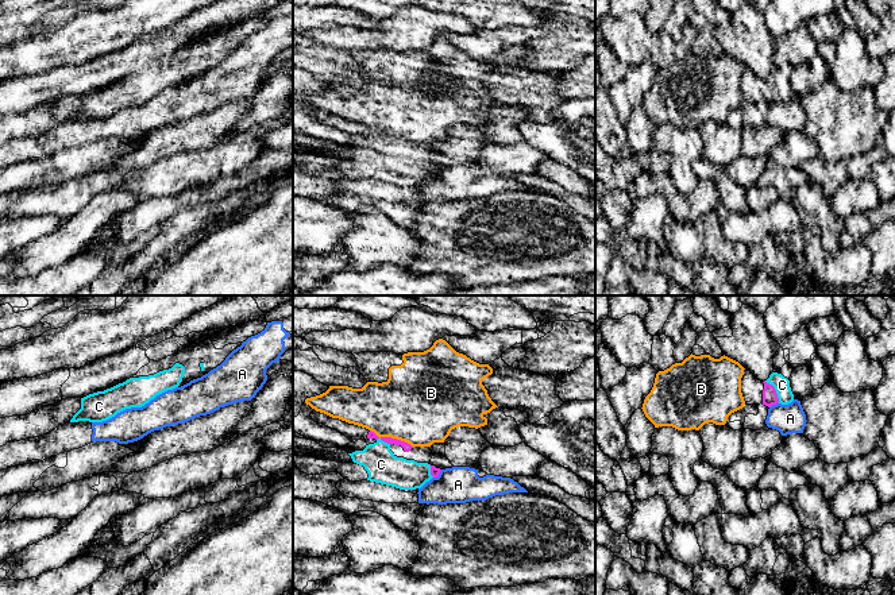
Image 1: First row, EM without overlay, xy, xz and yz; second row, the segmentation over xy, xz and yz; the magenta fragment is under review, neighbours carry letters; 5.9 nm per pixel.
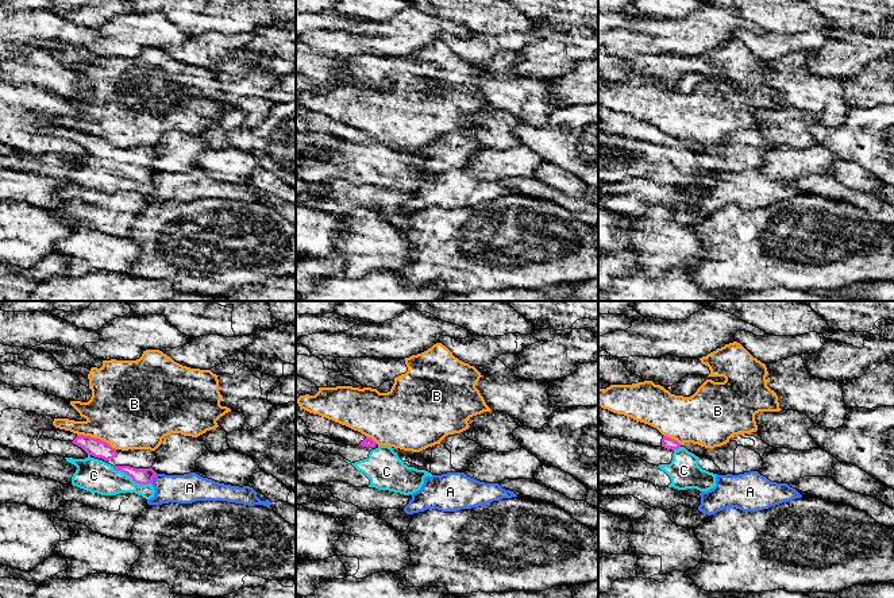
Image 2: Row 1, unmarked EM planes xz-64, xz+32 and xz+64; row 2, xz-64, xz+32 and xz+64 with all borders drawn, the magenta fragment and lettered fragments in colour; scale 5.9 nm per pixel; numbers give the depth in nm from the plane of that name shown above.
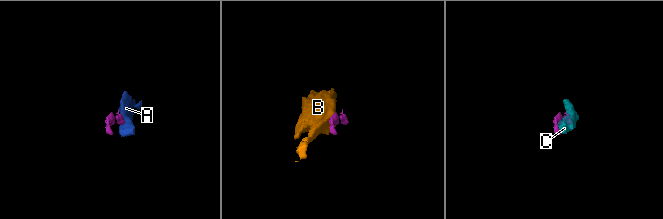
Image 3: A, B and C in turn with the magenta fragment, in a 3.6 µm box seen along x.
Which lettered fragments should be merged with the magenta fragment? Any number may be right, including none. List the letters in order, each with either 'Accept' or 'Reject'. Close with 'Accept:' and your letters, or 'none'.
A: Reject
B: Reject
C: Accept
Accept: C

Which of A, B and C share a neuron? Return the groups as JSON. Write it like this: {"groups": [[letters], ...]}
{"groups": [["A"], ["B"], ["C"]]}

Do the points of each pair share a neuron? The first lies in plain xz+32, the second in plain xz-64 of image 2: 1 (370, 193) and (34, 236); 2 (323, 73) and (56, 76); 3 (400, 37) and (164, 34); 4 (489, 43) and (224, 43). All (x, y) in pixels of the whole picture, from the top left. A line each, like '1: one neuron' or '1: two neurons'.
1: two neurons
2: one neuron
3: one neuron
4: one neuron

